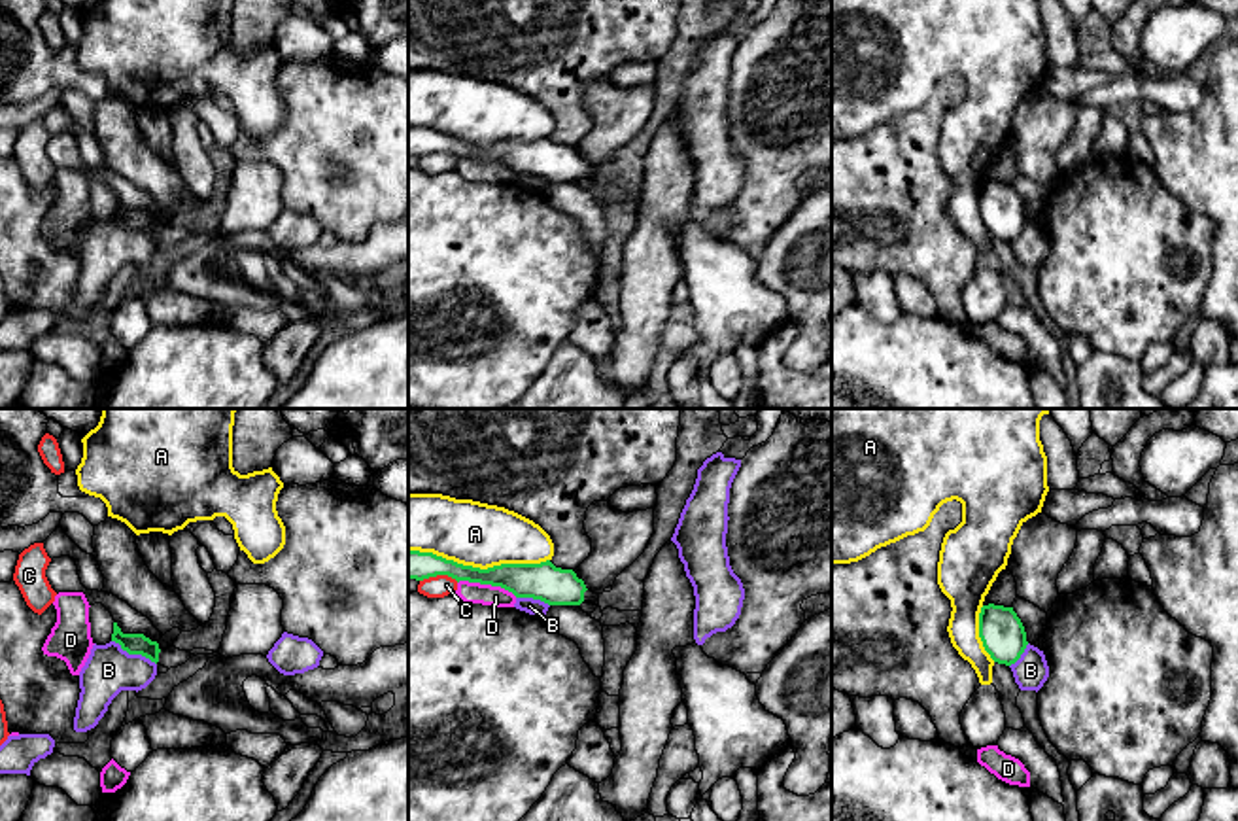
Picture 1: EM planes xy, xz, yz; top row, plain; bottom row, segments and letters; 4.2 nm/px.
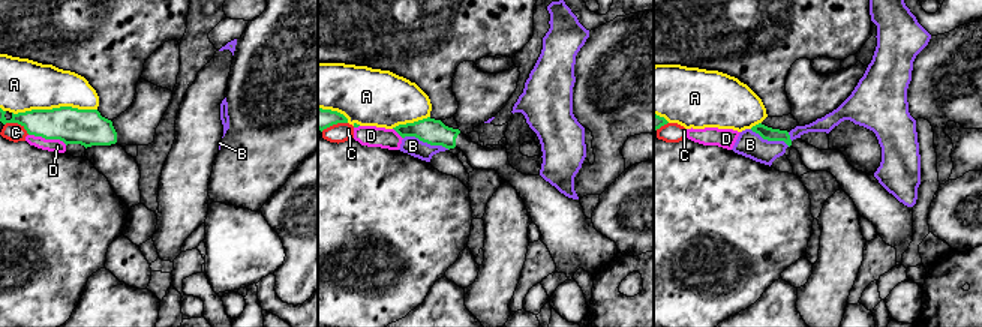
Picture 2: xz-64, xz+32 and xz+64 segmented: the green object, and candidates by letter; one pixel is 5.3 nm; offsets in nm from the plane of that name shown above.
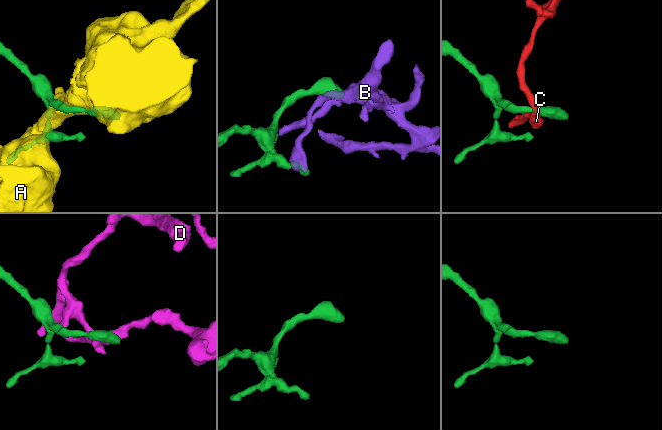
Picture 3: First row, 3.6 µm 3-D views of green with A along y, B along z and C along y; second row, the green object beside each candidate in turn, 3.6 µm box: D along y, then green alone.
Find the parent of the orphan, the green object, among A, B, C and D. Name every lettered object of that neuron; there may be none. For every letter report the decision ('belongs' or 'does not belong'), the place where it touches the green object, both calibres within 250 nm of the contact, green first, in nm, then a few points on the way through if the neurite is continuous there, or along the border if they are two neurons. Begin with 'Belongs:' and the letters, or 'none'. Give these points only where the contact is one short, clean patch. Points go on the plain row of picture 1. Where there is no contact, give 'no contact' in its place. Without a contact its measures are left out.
Belongs: none
A: does not belong; contact xz (479, 144); calibres 150 and 280 nm
B: does not belong; contact xy (135, 229); calibres 100 and 200 nm; border xy (112, 216), (129, 229), (140, 229), (155, 241)
C: does not belong; contact xz (439, 150); calibres 130 and 100 nm; border xz (420, 156), (448, 152), (458, 157)
D: does not belong; contact xz (488, 159); calibres 160 and 100 nm; border xz (458, 157), (499, 161), (516, 173)

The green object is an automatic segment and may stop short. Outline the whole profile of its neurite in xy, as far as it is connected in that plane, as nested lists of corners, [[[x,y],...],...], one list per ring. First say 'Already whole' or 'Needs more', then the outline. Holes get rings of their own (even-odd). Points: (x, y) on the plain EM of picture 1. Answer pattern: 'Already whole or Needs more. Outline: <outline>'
Needs more. Outline: [[[113,199],[112,218],[119,219],[129,231],[142,231],[164,244],[178,244],[191,235],[191,229],[176,223],[161,225],[157,218],[151,218],[144,210],[123,210],[117,199]]]

